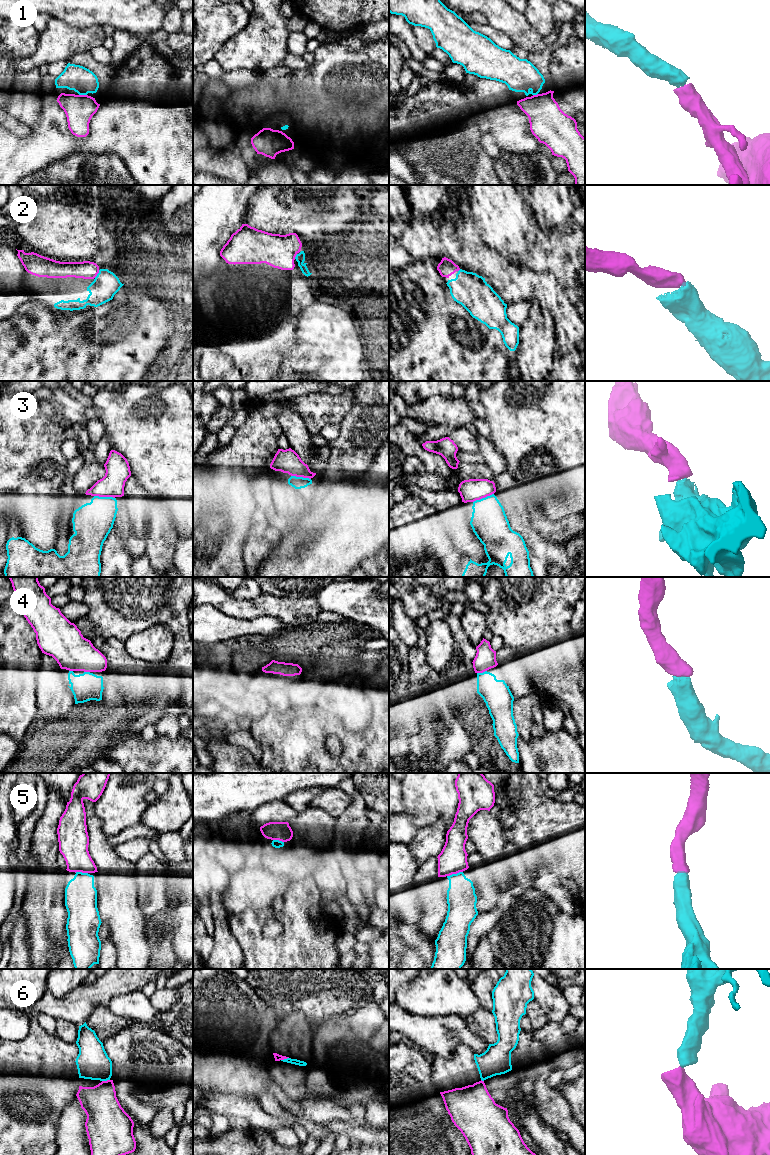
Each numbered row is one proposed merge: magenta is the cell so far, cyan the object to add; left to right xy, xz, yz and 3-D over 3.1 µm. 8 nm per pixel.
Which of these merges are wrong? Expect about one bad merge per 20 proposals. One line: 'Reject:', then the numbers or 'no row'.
Reject: 6

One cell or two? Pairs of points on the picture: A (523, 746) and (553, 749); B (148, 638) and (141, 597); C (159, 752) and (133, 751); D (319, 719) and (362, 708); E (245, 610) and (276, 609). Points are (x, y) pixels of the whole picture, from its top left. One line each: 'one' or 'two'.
A: one
B: two
C: one
D: two
E: one

